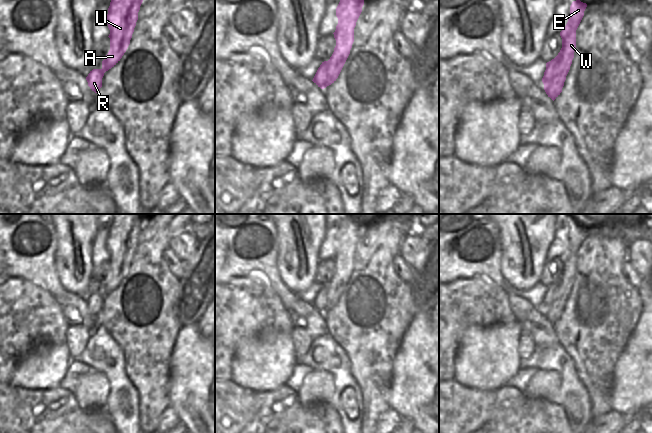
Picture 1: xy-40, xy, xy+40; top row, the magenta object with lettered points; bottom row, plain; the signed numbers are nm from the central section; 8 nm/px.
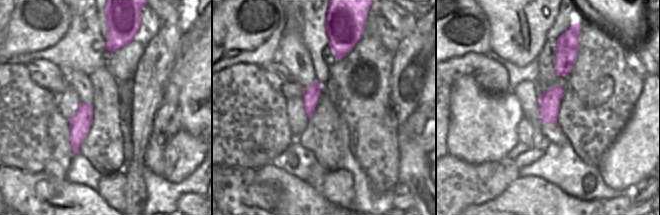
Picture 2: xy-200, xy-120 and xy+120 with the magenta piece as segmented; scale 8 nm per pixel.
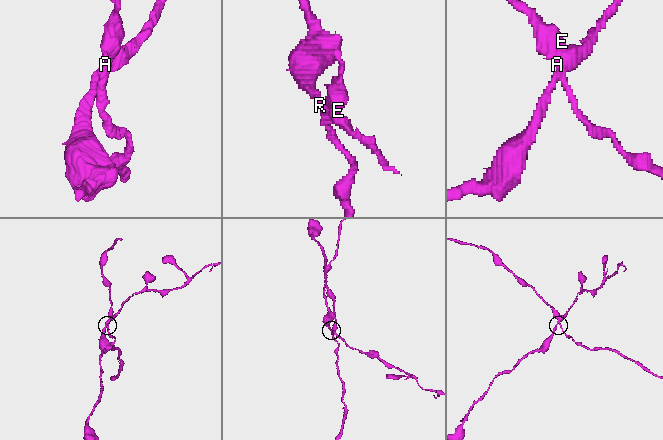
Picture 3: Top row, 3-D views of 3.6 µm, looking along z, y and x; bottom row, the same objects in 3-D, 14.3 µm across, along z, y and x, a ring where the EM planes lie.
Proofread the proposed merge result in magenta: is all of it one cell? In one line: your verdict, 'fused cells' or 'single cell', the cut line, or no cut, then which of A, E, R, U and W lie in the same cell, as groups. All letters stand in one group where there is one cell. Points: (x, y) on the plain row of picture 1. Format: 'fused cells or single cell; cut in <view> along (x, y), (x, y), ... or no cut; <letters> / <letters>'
fused cells; cut in xy+40 along (556, 280), (555, 300), (544, 312); A E U W / R

